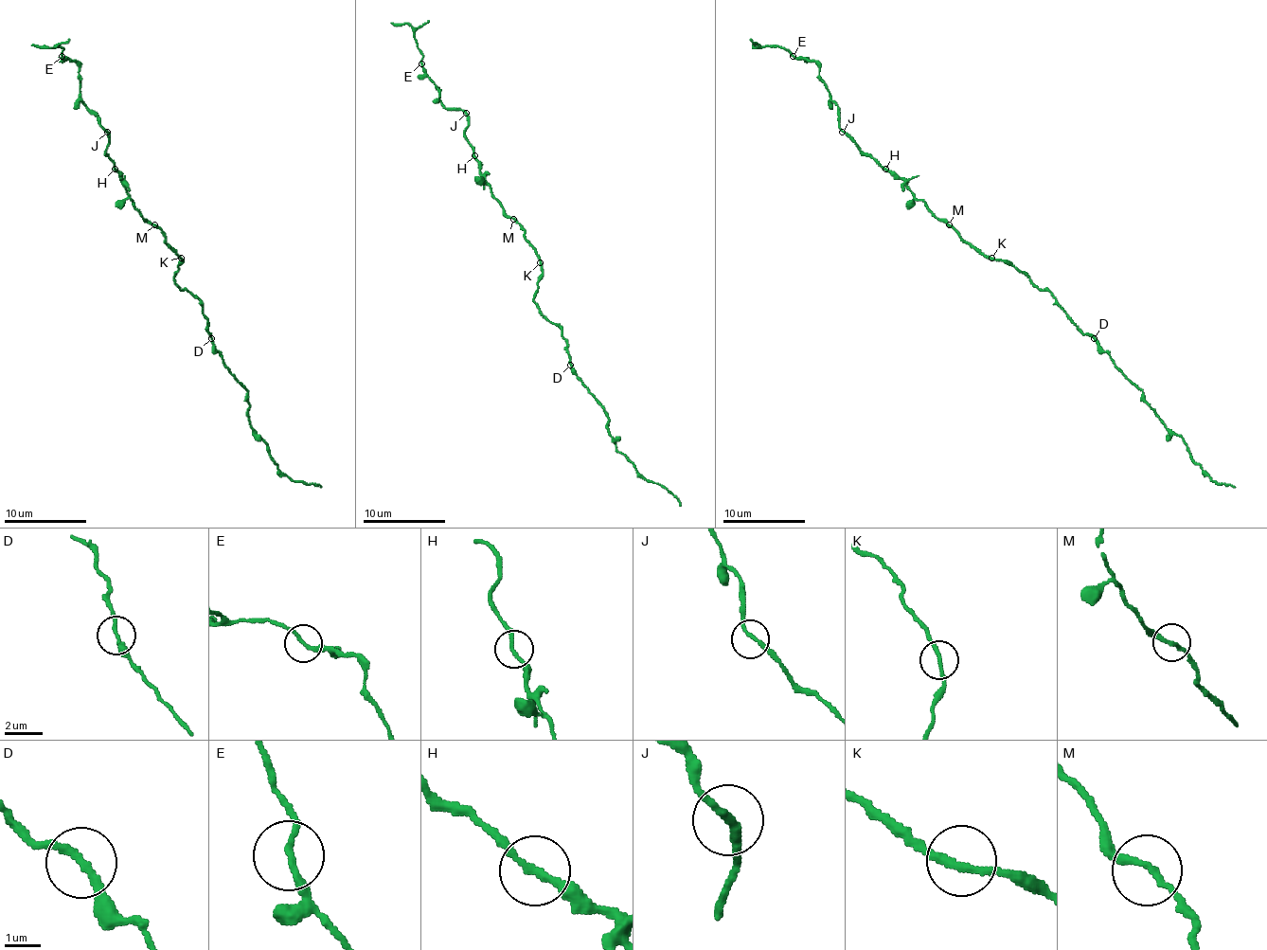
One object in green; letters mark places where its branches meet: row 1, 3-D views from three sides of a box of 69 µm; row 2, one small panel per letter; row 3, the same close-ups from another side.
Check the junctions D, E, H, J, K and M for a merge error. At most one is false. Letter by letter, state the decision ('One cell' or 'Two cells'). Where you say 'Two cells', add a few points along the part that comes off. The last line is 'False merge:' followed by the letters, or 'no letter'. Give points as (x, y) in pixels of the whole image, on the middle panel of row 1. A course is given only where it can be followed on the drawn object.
D: Two cells. Course of the part to remove: (571, 365), (583, 385), (606, 410), (608, 435), (618, 452), (653, 482), (661, 484), (680, 505)
E: One cell
H: One cell
J: One cell
K: One cell
M: One cell
False merge: D

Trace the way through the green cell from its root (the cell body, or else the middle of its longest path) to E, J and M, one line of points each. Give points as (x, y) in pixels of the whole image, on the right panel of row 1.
E: (990, 259), (840, 128), (840, 107), (819, 68), (793, 56)
J: (990, 259), (975, 251), (918, 200), (901, 179), (895, 179), (842, 132)
M: (990, 259), (975, 251), (949, 224)

